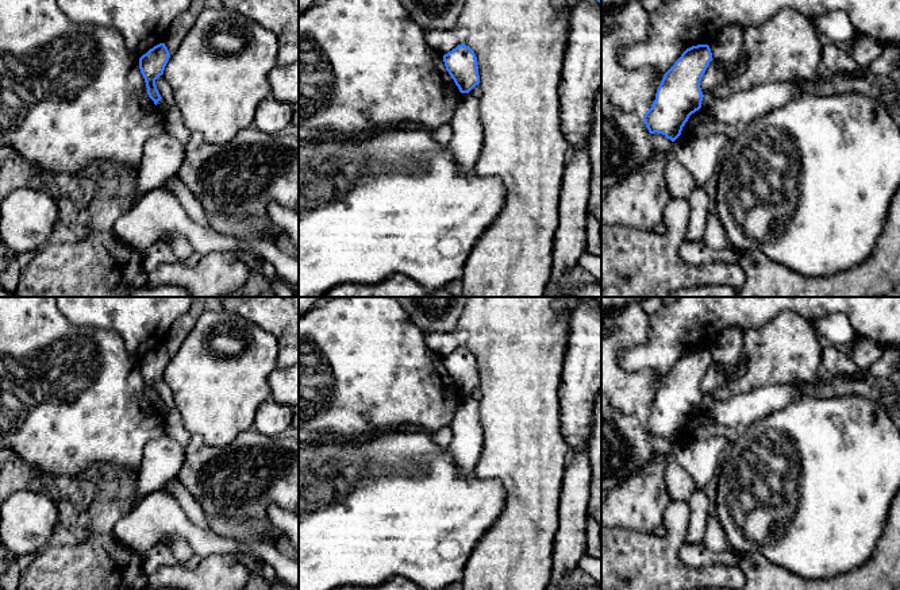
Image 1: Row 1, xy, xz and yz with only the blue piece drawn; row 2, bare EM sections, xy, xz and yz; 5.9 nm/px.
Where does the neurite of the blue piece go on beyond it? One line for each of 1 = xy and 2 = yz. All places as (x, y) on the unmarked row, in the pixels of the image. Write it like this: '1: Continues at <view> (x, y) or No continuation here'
1: No continuation here
2: No continuation here

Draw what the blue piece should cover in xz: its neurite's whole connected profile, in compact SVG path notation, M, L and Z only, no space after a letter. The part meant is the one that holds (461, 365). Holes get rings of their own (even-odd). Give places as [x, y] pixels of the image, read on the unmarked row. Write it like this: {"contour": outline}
{"contour": "M458 347L443 358L443 365L461 396L469 396L480 386L477 359L469 348Z"}

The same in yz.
{"contour": "M708 347L692 348L664 377L651 410L643 417L650 436L662 436L672 444L681 437L689 419L701 410L700 383L712 362Z"}

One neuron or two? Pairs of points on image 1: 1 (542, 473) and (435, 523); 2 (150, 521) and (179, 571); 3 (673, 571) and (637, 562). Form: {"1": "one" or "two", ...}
{"1": "two", "2": "two", "3": "one"}

